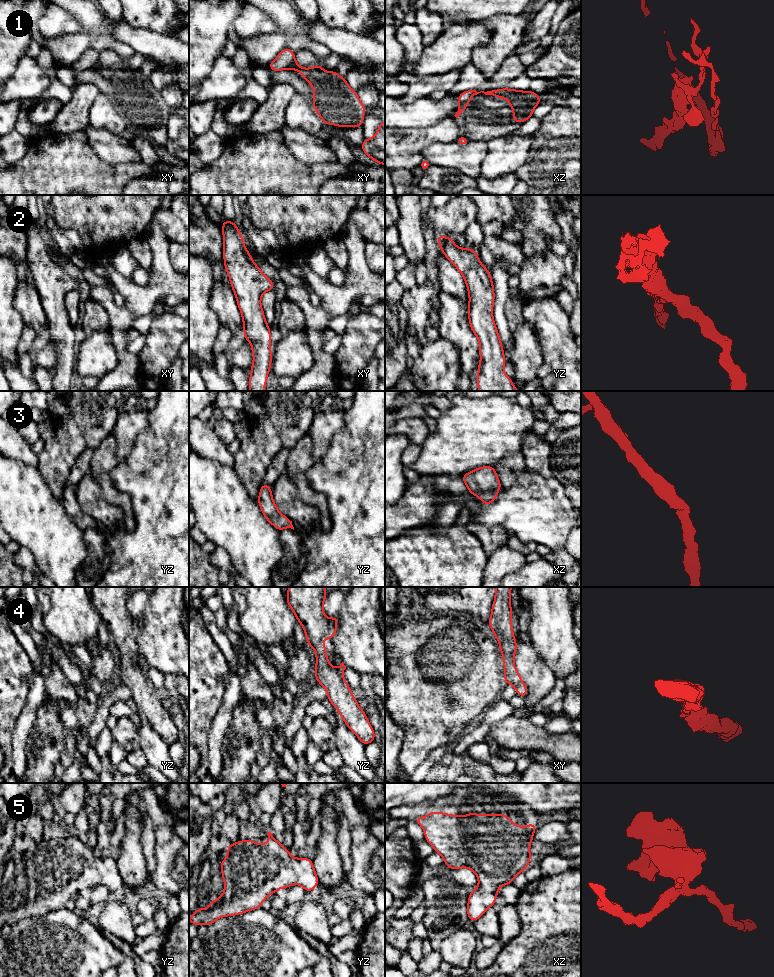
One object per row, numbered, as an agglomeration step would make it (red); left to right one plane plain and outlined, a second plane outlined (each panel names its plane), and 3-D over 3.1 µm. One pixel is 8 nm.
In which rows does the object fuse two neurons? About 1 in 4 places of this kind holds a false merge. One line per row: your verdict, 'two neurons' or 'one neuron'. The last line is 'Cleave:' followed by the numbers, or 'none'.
1: two neurons
2: one neuron
3: one neuron
4: one neuron
5: one neuron
Cleave: 1

